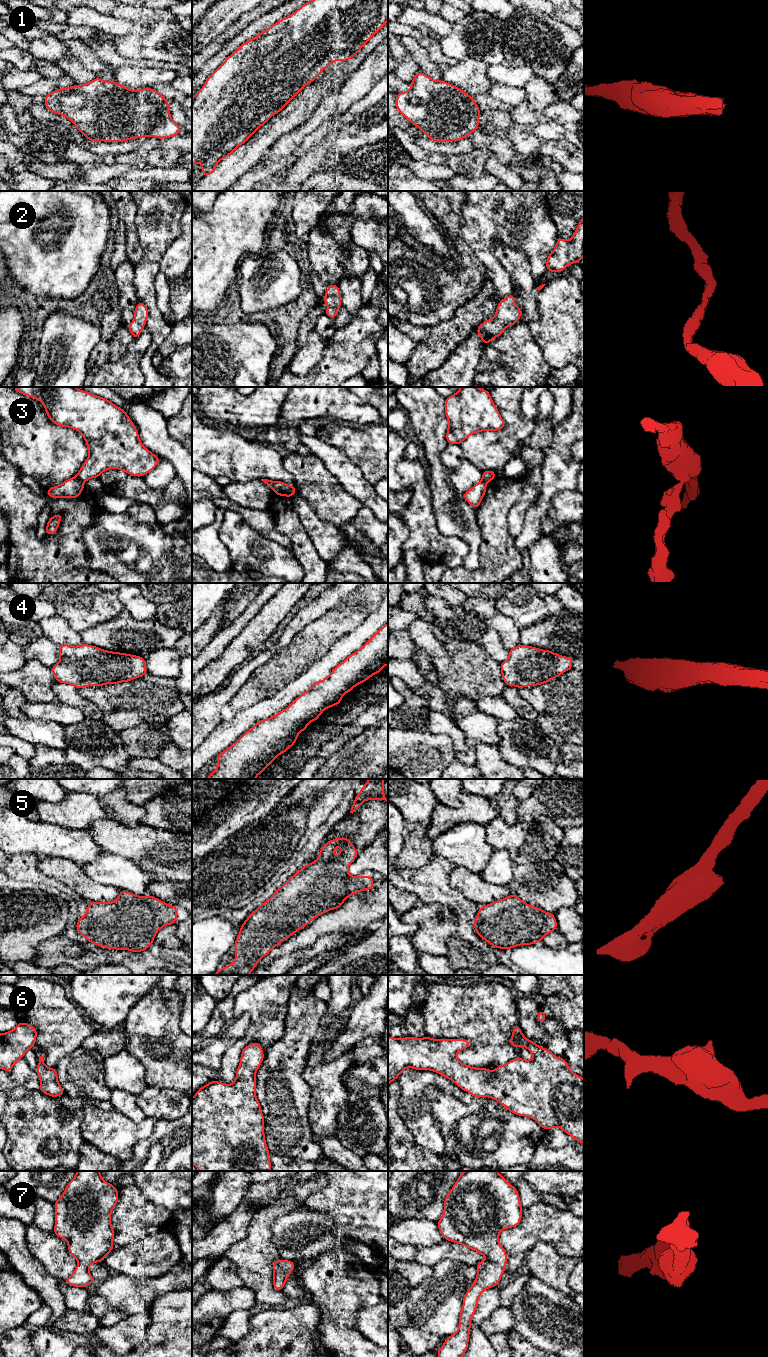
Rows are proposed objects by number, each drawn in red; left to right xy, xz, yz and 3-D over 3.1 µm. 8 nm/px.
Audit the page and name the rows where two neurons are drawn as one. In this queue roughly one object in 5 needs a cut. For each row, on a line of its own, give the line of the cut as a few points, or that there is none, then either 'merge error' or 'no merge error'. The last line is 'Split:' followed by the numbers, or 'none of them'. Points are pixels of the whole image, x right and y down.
1: no cut | no merge error
2: no cut | no merge error
3: xy (75, 476), (82, 483) | merge error
4: no cut | no merge error
5: no cut | no merge error
6: no cut | no merge error
7: no cut | no merge error
Split: 3

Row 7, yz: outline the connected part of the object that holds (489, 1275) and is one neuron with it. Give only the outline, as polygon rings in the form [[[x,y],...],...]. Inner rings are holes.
[[[464,1171],[447,1194],[444,1212],[437,1222],[445,1240],[462,1244],[486,1257],[477,1263],[477,1277],[463,1297],[459,1328],[448,1336],[437,1350],[438,1357],[463,1357],[468,1349],[471,1318],[476,1312],[481,1293],[496,1287],[505,1272],[507,1253],[499,1244],[499,1234],[503,1229],[515,1227],[522,1219],[522,1206],[517,1188],[513,1187],[498,1171]]]

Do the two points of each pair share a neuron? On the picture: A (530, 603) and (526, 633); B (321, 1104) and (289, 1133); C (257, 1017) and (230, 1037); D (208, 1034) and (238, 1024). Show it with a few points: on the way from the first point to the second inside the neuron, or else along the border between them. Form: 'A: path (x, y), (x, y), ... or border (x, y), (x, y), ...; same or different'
A: border (549, 617), (525, 625), (521, 629); different
B: border (309, 1093), (308, 1120), (313, 1132); different
C: border (247, 1013), (249, 1025), (236, 1041); different
D: border (221, 1033), (211, 1040); different

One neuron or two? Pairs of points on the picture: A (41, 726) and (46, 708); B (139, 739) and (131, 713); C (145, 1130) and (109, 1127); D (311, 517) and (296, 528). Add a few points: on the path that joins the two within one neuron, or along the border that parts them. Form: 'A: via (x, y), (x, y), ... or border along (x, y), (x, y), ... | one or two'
A: border along (24, 716), (28, 718), (49, 719), (65, 726) | two
B: border along (158, 724), (138, 724), (124, 728), (119, 732) | two
C: via (136, 1132), (120, 1132), (118, 1130) | one
D: border along (293, 502), (300, 523), (314, 544) | two

